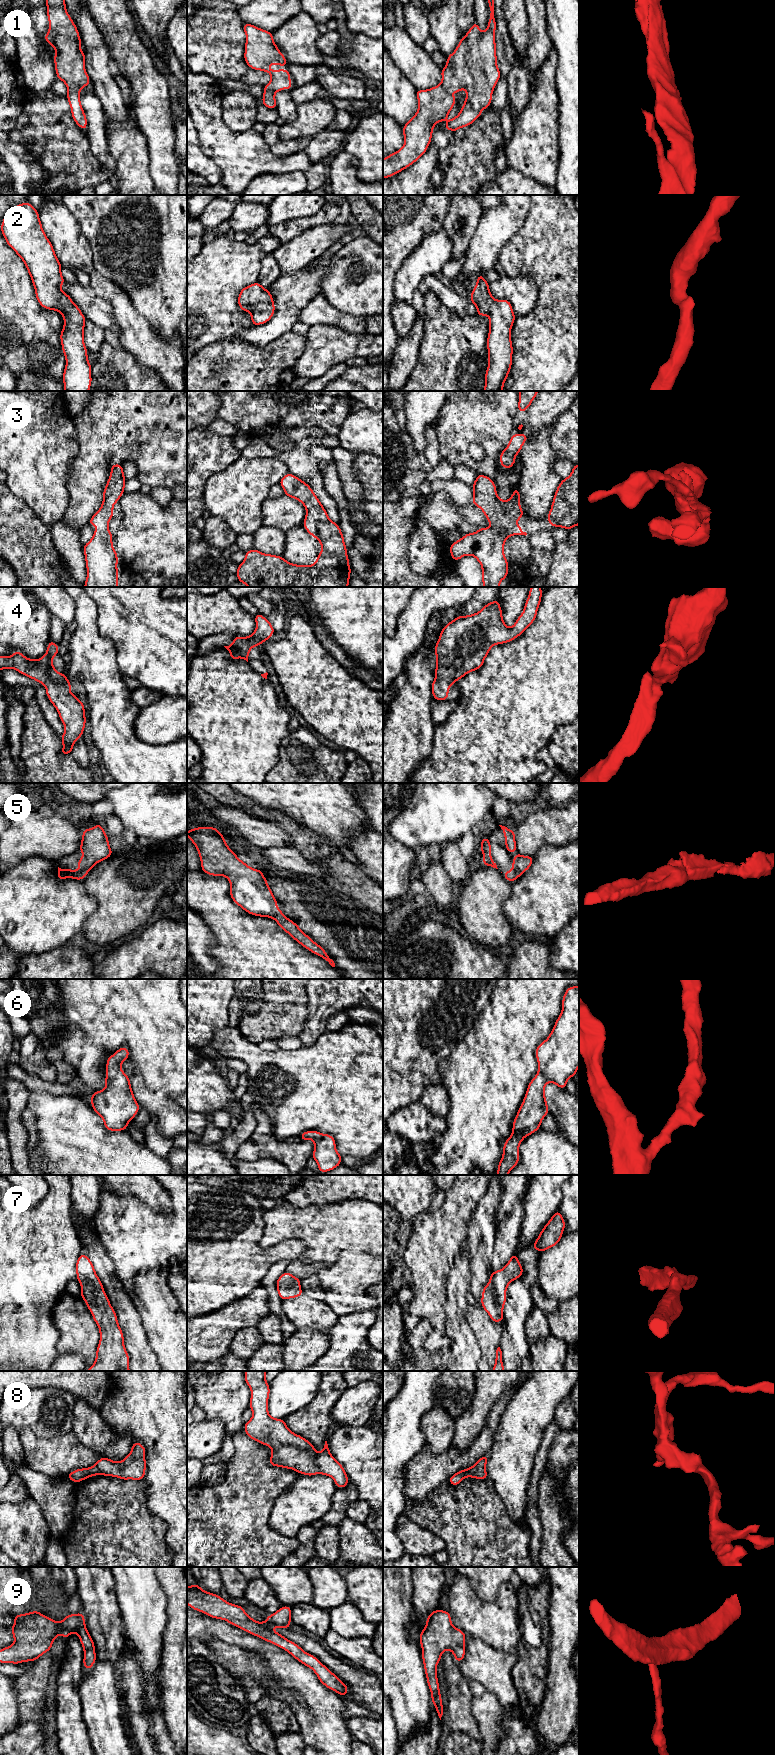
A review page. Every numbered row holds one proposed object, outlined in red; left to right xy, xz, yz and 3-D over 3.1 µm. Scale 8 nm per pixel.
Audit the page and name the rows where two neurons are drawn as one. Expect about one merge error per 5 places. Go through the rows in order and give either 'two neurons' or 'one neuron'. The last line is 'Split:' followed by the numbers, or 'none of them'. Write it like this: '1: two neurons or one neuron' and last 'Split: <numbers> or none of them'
1: one neuron
2: one neuron
3: one neuron
4: one neuron
5: one neuron
6: one neuron
7: one neuron
8: one neuron
9: one neuron
Split: none of them

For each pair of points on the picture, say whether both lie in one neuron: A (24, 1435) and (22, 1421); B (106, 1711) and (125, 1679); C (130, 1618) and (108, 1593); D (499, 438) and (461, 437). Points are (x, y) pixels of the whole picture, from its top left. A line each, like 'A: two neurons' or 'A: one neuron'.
A: two neurons
B: two neurons
C: two neurons
D: one neuron

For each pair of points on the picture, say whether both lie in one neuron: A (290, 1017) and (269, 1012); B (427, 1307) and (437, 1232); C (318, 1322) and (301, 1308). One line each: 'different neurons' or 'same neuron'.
A: same neuron
B: same neuron
C: same neuron

